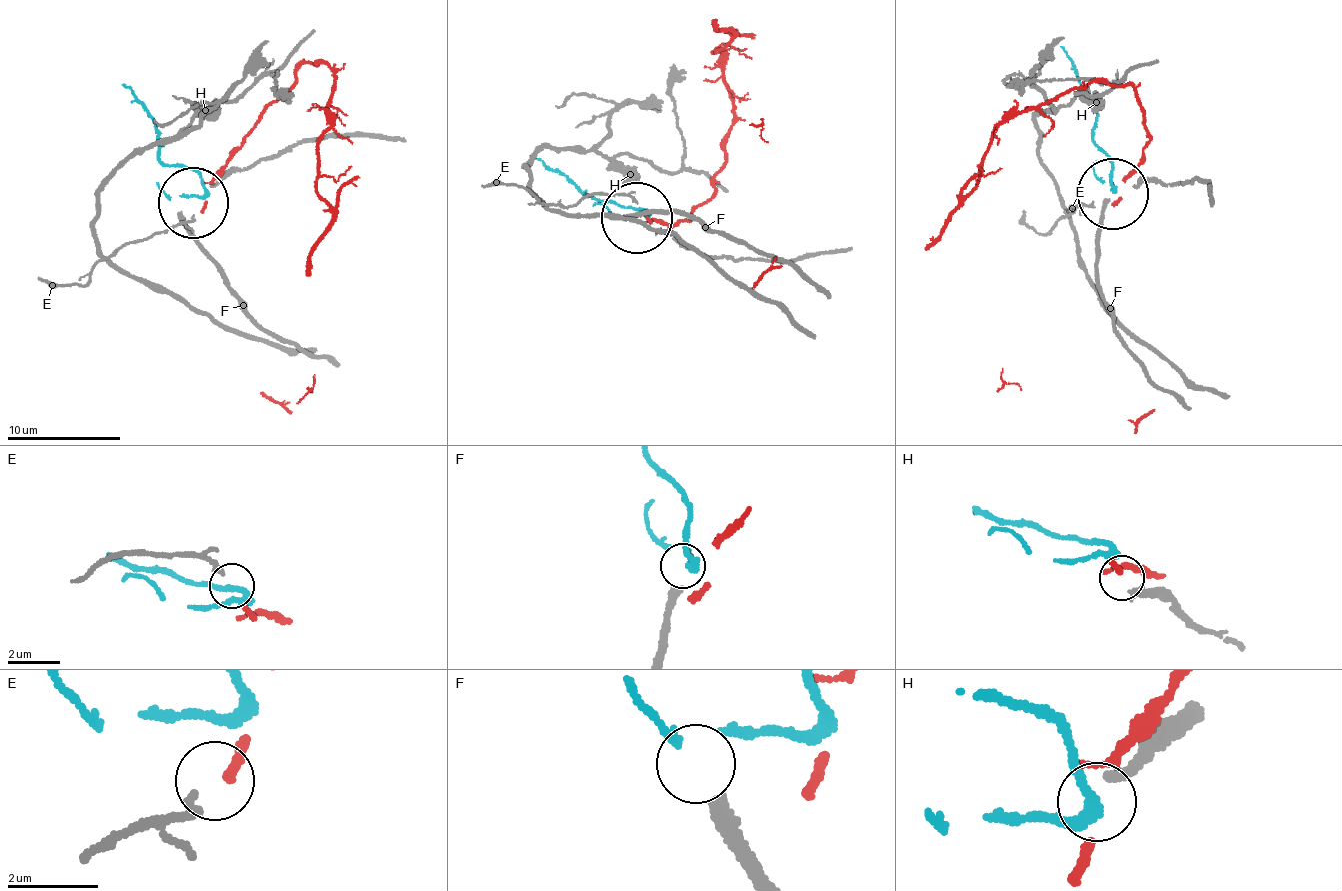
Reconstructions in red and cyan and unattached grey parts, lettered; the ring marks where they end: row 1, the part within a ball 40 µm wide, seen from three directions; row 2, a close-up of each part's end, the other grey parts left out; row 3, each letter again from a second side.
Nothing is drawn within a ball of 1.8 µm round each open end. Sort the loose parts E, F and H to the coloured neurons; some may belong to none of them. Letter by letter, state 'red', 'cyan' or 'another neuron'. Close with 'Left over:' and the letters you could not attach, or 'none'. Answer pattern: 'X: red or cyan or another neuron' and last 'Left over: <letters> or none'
E: red
F: another neuron
H: cyan
Left over: F

